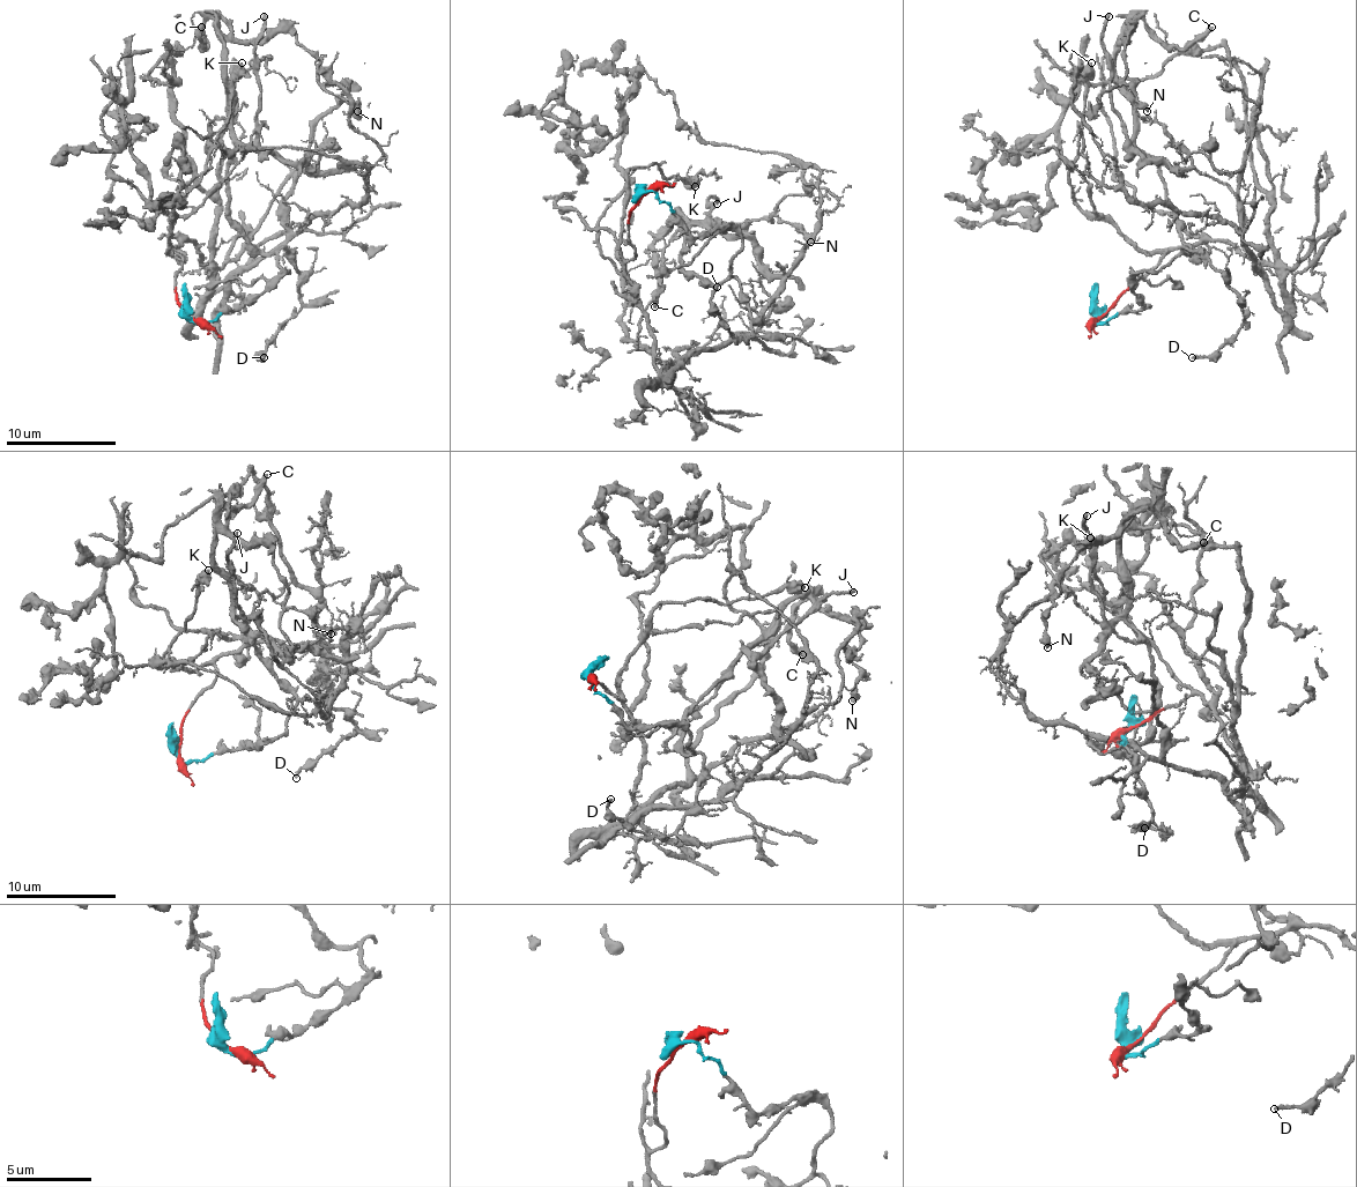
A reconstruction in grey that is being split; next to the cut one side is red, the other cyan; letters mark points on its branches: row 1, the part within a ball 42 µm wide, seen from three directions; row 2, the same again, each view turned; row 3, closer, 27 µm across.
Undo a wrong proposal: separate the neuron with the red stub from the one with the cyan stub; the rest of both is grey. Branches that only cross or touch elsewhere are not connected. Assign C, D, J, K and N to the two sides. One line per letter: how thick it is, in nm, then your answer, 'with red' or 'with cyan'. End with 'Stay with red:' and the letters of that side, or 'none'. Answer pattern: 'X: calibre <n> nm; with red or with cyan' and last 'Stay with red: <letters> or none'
C: calibre 280 nm; with cyan
D: calibre 190 nm; with cyan
J: calibre 220 nm; with cyan
K: calibre 550 nm; with red
N: calibre 500 nm; with cyan
Stay with red: K

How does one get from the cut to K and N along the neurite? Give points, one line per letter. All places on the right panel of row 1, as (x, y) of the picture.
K: (1099, 318), (1166, 252), (1139, 252), (1107, 222), (1091, 220), (1075, 202), (1069, 170), (1083, 148), (1091, 62)
N: (1099, 318), (1141, 308), (1133, 280), (1191, 250), (1117, 79), (1127, 31), (1121, 81), (1147, 112)

